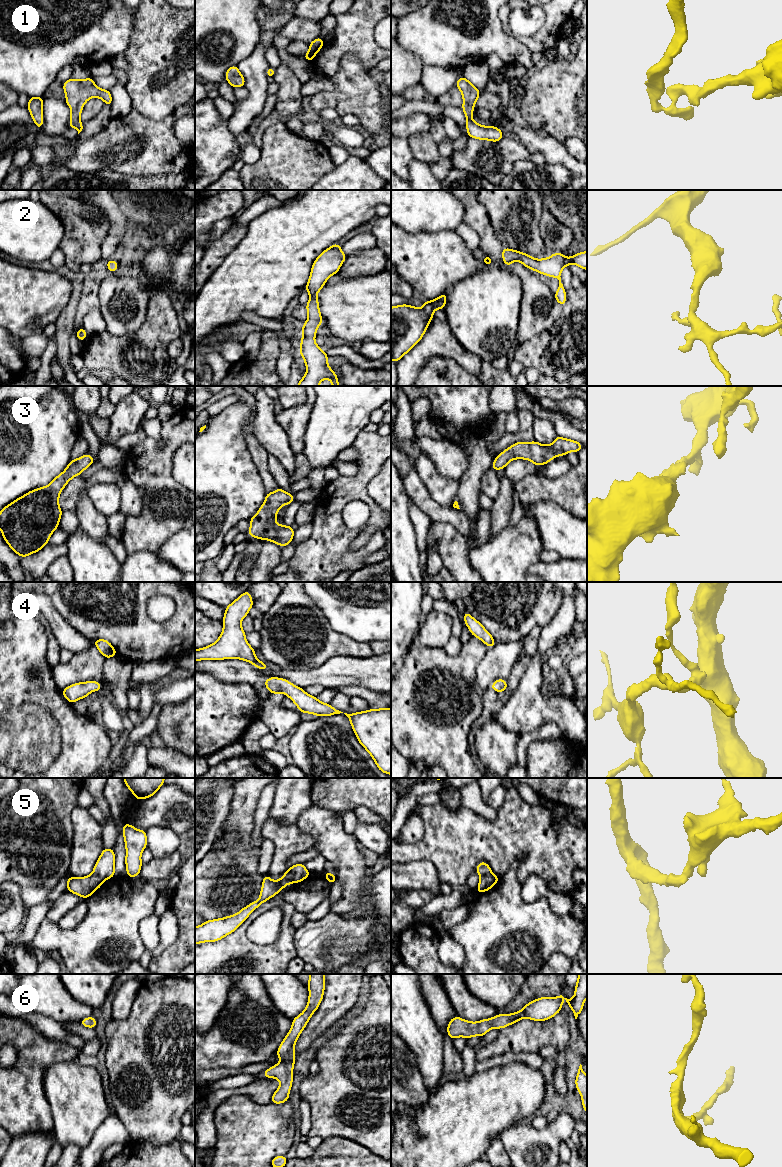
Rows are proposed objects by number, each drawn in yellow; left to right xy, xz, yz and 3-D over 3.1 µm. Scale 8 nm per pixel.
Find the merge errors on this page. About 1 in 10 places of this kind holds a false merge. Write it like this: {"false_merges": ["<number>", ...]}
{"false_merges": ["5"]}

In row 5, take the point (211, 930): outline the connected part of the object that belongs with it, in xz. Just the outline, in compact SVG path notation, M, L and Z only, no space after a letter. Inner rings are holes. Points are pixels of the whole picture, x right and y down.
M290 868L281 879L273 881L268 875L263 876L260 898L242 908L237 914L215 920L207 920L195 927L195 945L203 942L219 941L234 932L248 916L262 903L278 894L285 886L294 883Z

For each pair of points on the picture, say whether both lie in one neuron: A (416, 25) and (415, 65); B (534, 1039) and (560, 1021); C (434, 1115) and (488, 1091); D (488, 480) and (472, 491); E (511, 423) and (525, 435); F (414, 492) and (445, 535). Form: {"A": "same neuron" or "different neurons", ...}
{"A": "different neurons", "B": "same neuron", "C": "same neuron", "D": "different neurons", "E": "different neurons", "F": "different neurons"}

